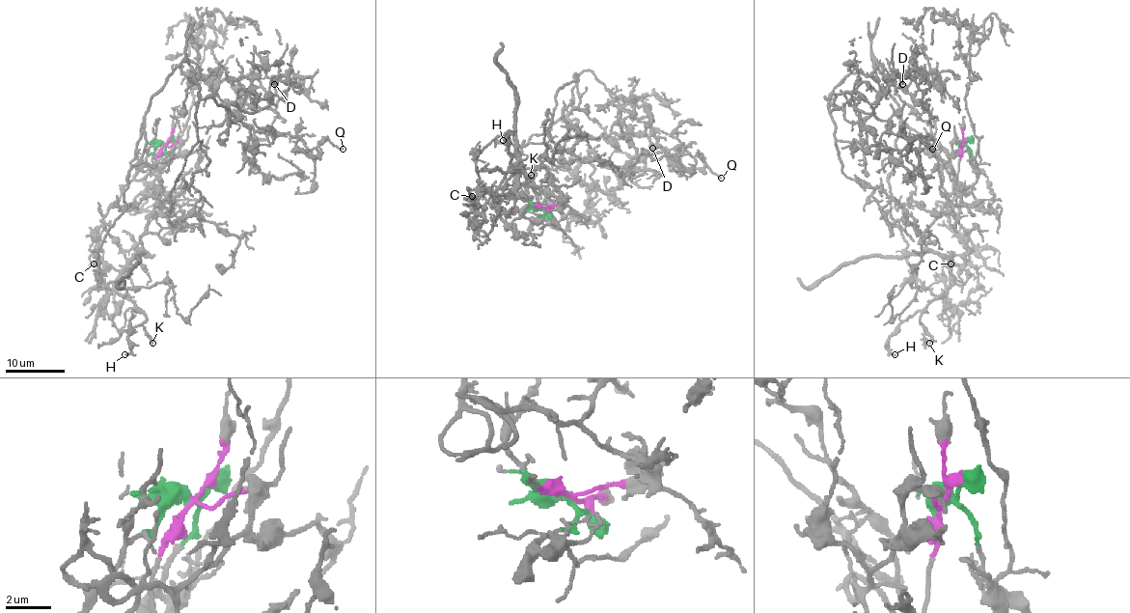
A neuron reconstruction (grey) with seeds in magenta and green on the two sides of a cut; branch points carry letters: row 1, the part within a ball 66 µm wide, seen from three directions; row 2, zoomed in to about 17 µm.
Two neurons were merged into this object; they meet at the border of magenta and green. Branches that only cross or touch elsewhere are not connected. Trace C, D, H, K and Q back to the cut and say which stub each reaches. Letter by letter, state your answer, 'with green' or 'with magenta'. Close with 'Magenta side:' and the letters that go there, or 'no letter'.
C: with magenta
D: with green
H: with magenta
K: with magenta
Q: with green
Magenta side: C, H, K

